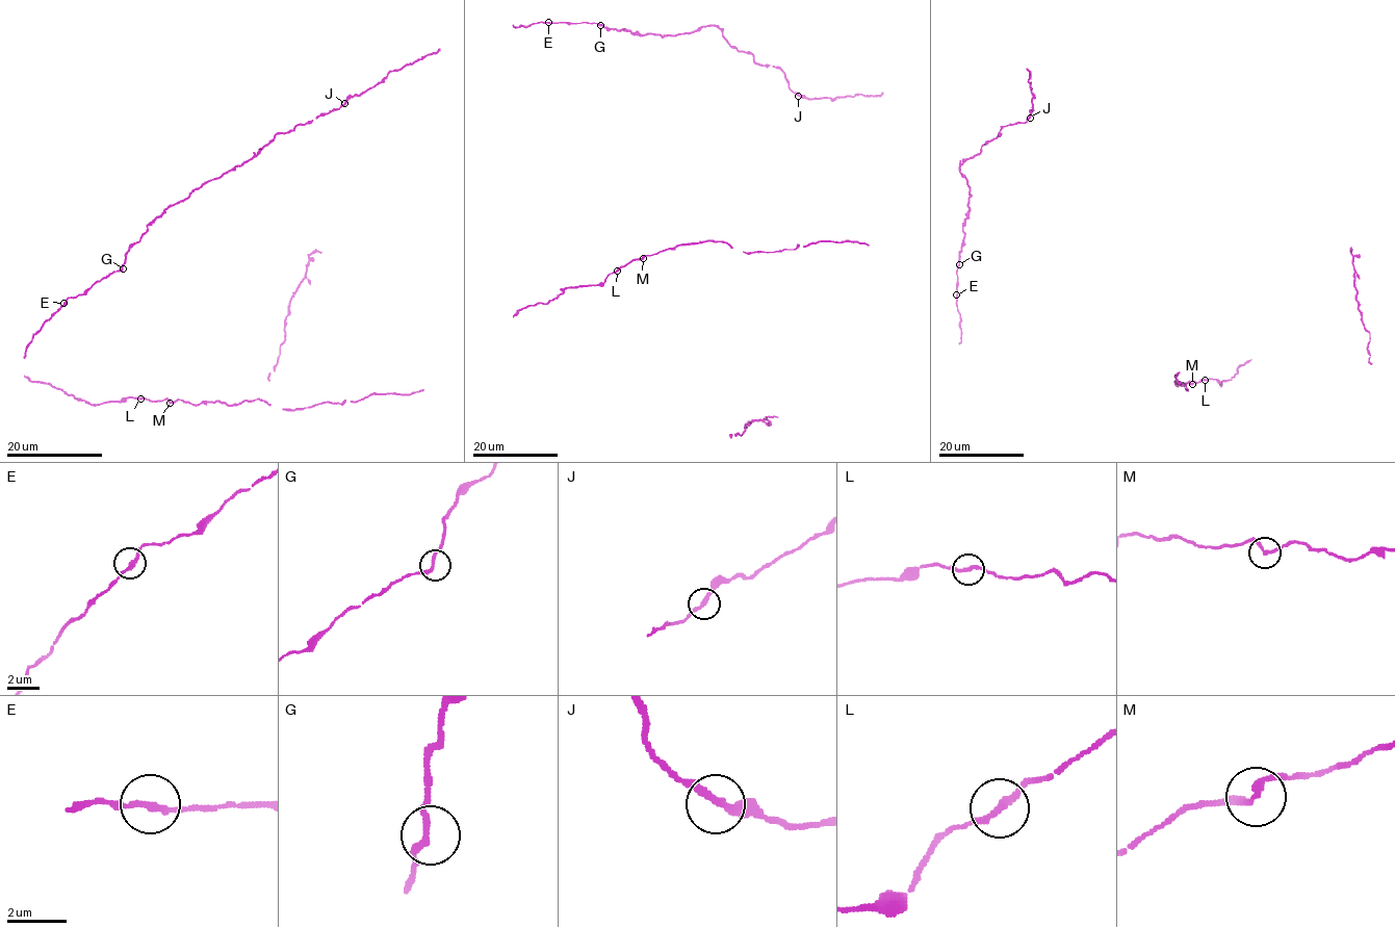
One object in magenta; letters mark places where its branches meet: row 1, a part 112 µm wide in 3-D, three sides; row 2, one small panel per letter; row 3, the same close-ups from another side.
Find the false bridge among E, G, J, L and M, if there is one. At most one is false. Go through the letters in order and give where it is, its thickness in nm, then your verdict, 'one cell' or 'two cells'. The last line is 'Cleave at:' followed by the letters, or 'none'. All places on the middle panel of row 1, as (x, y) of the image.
E: place (548, 22); calibre 200 nm; one cell
G: place (600, 25); calibre 200 nm; one cell
J: place (798, 96); calibre 240 nm; one cell
L: place (617, 271); calibre 220 nm; one cell
M: place (643, 258); calibre 200 nm; one cell
Cleave at: none

